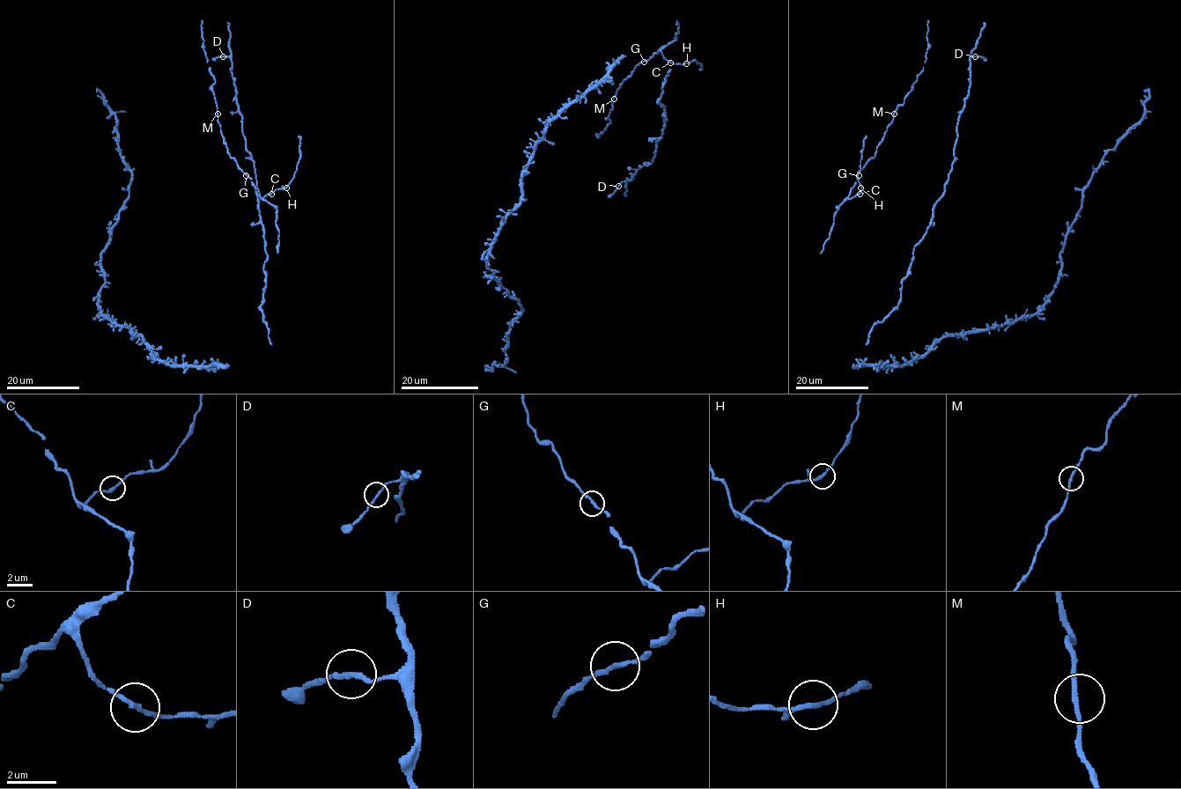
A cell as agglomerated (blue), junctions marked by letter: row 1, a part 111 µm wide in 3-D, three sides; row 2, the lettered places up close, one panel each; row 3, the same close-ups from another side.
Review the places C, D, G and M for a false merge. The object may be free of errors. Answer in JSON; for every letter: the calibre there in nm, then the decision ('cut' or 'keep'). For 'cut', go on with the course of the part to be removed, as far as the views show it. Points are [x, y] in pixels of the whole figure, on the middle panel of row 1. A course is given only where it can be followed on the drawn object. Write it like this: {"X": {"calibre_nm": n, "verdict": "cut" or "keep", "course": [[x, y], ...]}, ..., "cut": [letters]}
{"C": {"calibre_nm": 180, "verdict": "keep"}, "D": {"calibre_nm": 180, "verdict": "keep"}, "G": {"calibre_nm": 180, "verdict": "keep"}, "M": {"calibre_nm": 180, "verdict": "keep"}, "cut": []}

